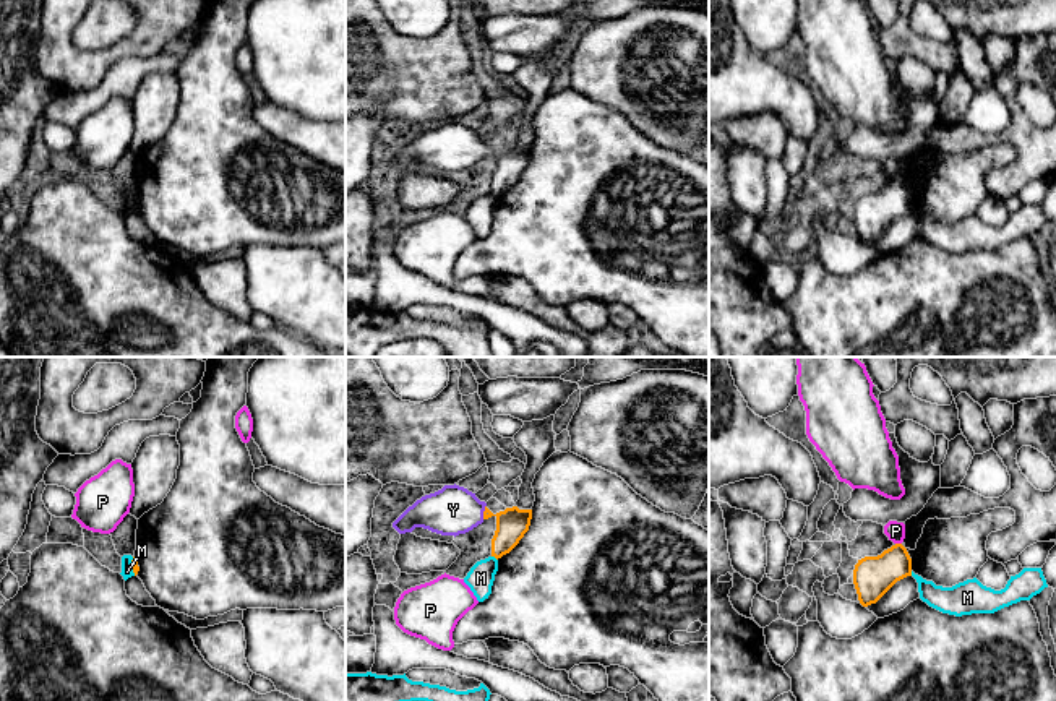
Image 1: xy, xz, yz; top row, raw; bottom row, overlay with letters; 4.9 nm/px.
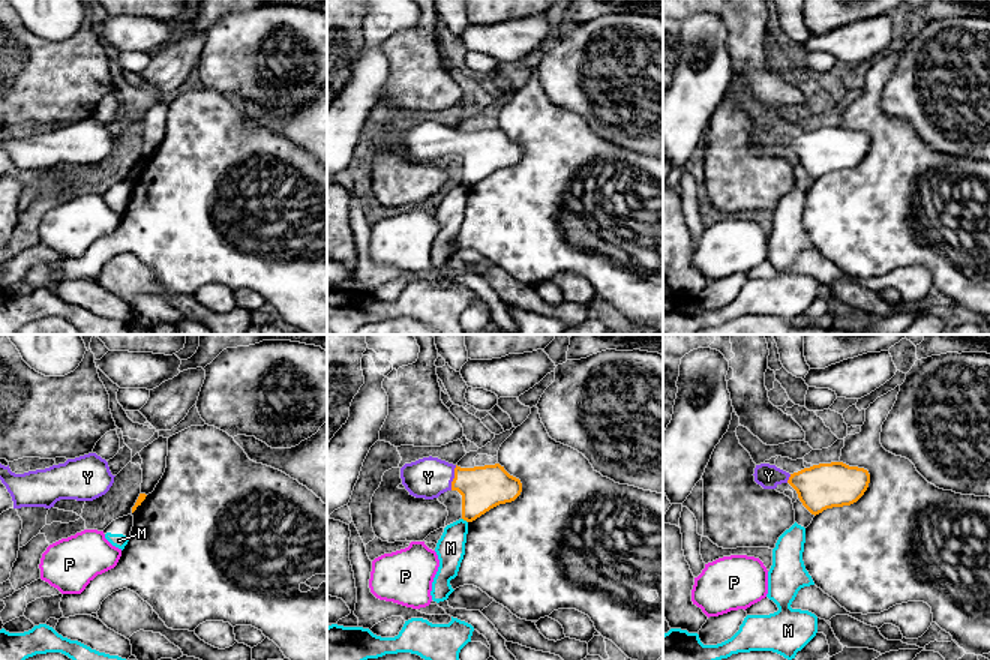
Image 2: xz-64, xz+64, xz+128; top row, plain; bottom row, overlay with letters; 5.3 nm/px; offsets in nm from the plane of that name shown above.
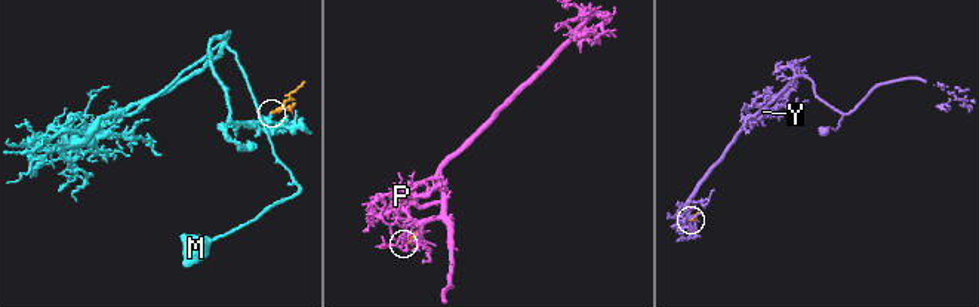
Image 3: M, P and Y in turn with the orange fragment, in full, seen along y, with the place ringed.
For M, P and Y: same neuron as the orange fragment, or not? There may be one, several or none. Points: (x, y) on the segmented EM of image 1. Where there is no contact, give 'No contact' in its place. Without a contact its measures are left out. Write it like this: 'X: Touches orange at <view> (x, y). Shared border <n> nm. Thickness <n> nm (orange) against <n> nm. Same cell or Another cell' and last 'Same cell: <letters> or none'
M: Touches orange at xz (495, 557). Shared border 40 nm. Thickness 160 nm (orange) against 130 nm. Another cell
P: Touches orange at yz (899, 544). Shared border 30 nm. Thickness 200 nm (orange) against 100 nm. Another cell
Y: Touches orange at xz (484, 511). Shared border 70 nm. Thickness 160 nm (orange) against 240 nm. Same cell
Same cell: Y

